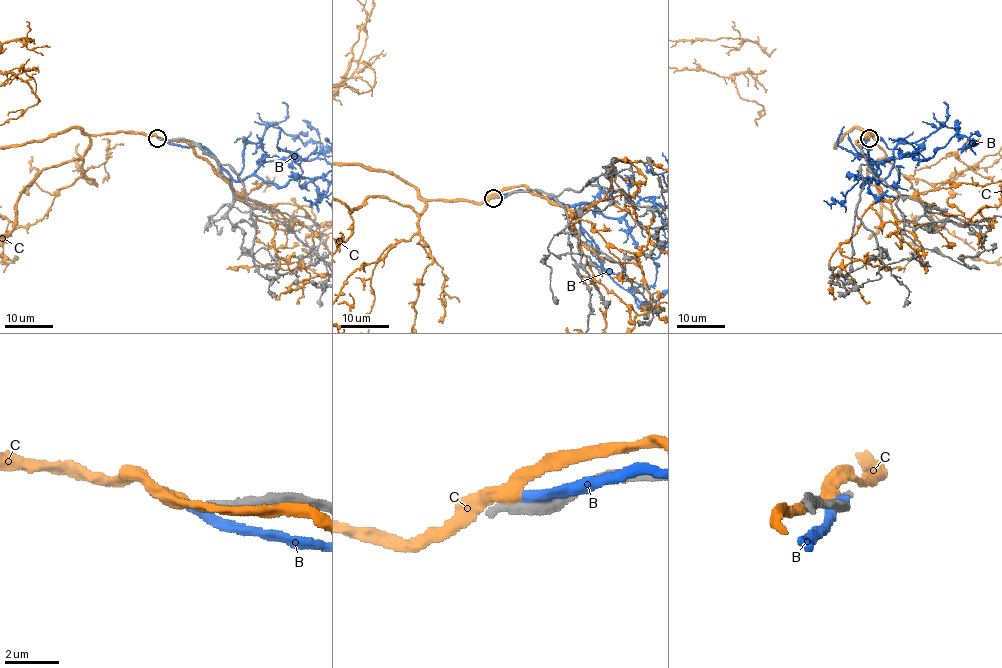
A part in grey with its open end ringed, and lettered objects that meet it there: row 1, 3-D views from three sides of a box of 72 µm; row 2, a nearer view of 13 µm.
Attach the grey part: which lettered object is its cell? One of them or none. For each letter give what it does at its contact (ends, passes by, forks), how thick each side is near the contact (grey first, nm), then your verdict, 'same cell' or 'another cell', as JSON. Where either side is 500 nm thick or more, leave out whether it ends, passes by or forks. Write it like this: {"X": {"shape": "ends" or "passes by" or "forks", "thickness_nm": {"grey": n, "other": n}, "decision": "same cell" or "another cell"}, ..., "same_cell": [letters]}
{"B": {"shape": "ends", "thickness_nm": {"grey": 320, "other": 400}, "decision": "another cell"}, "C": {"shape": "passes by", "thickness_nm": {"grey": 360, "other": 440}, "decision": "another cell"}, "same_cell": []}

